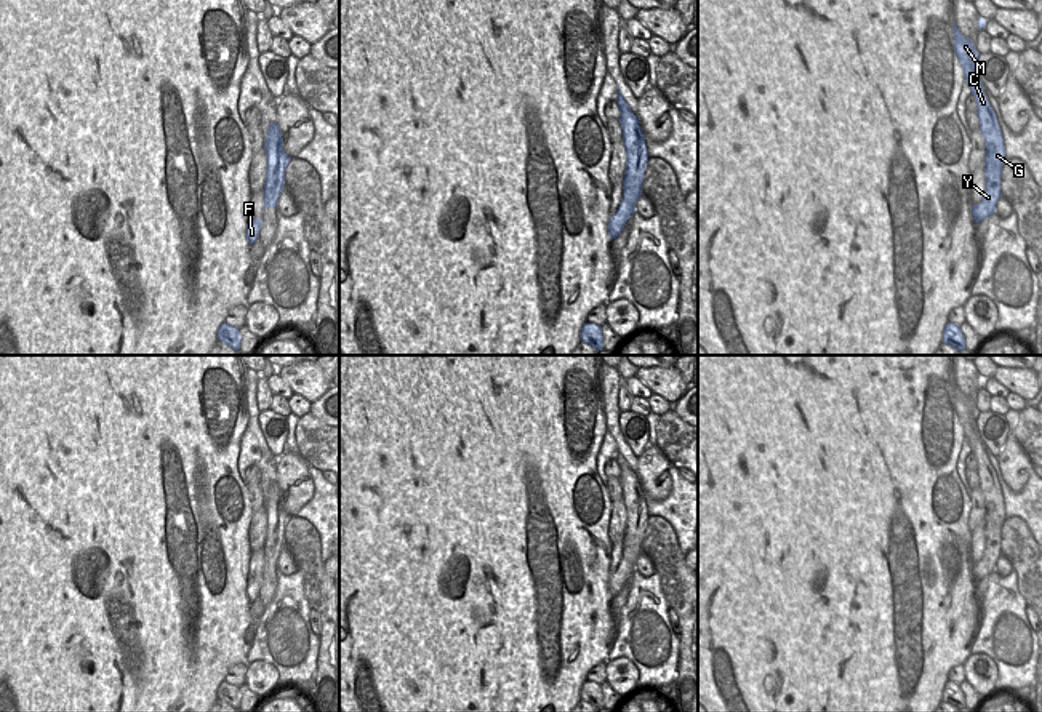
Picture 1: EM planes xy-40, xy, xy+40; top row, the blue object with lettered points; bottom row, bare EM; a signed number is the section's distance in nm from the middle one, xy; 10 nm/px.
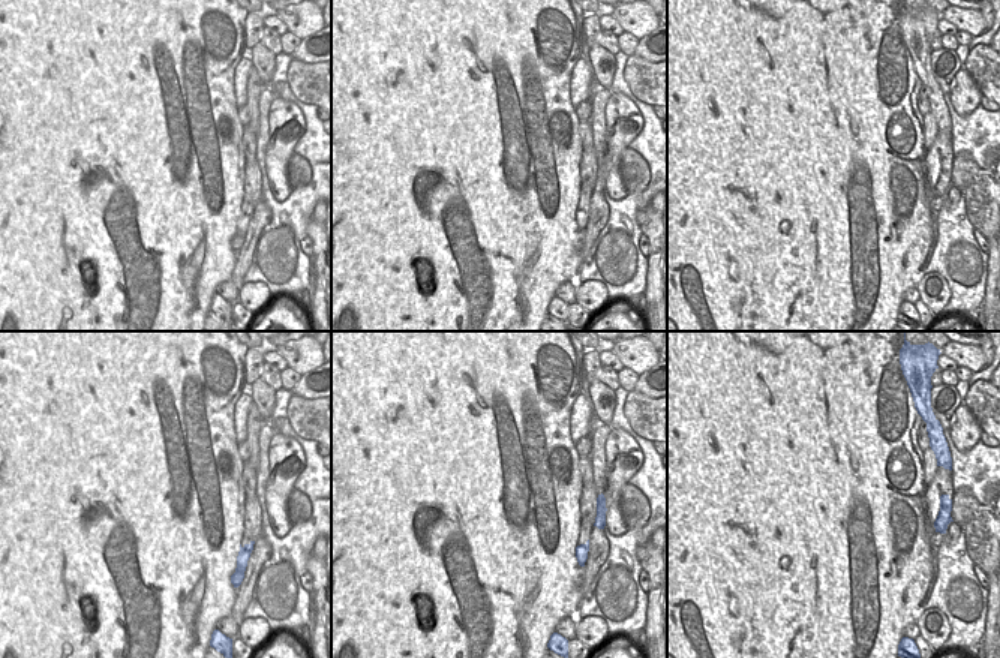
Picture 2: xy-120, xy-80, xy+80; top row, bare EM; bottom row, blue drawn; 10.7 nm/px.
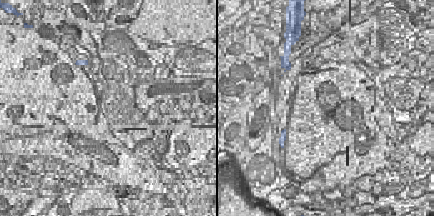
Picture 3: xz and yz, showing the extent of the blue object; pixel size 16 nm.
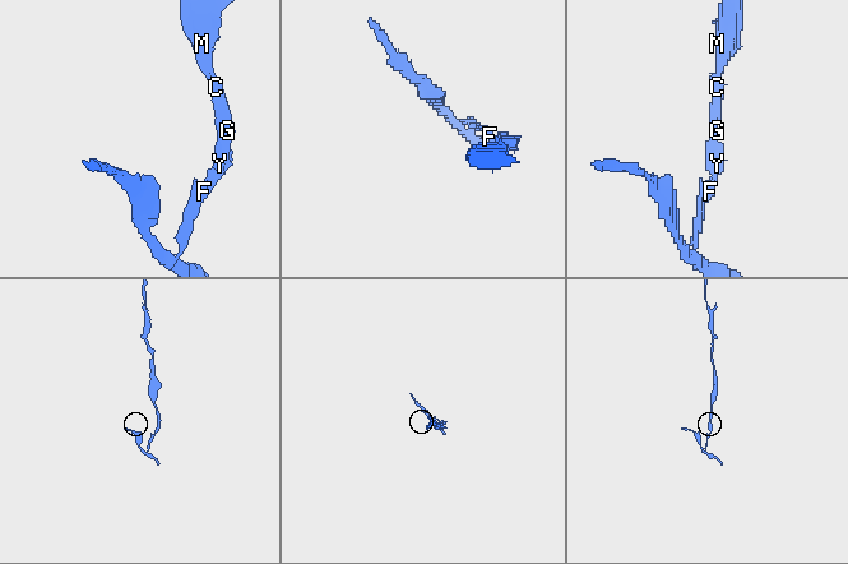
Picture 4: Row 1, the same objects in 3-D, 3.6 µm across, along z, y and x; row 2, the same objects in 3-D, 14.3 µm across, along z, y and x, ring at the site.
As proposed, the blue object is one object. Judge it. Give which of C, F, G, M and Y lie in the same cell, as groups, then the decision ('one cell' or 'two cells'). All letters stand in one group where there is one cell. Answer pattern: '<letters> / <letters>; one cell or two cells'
C G M Y / F; two cells

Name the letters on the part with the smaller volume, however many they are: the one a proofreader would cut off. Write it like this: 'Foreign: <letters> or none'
Foreign: F

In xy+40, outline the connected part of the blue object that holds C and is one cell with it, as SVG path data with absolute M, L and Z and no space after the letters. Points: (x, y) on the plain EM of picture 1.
M954 379L954 410L957 418L964 427L964 437L968 442L972 453L975 454L976 461L976 472L980 478L980 490L984 496L984 552L978 563L972 565L972 573L976 578L983 574L991 574L996 571L996 562L1002 555L1000 552L1000 533L1002 525L1005 522L1005 506L1002 490L996 475L994 467L991 466L988 456L984 454L984 446L981 443L981 437L976 426L978 410L973 405L972 398L967 398L956 384Z

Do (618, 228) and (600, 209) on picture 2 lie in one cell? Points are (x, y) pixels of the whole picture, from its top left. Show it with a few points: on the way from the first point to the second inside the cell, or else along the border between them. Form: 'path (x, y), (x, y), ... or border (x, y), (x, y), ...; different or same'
border (604, 189), (607, 221), (589, 248); different

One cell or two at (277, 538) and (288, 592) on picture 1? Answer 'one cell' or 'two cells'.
two cells

